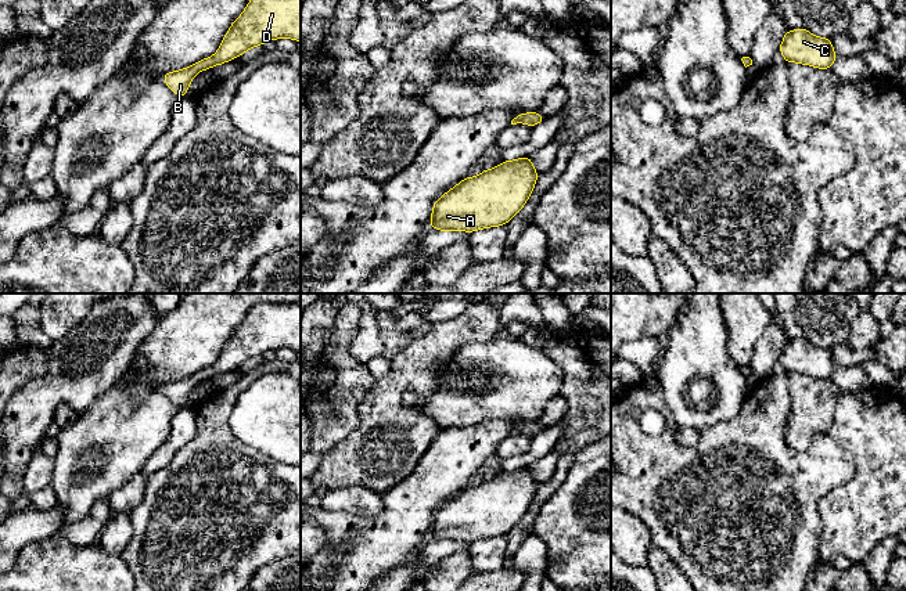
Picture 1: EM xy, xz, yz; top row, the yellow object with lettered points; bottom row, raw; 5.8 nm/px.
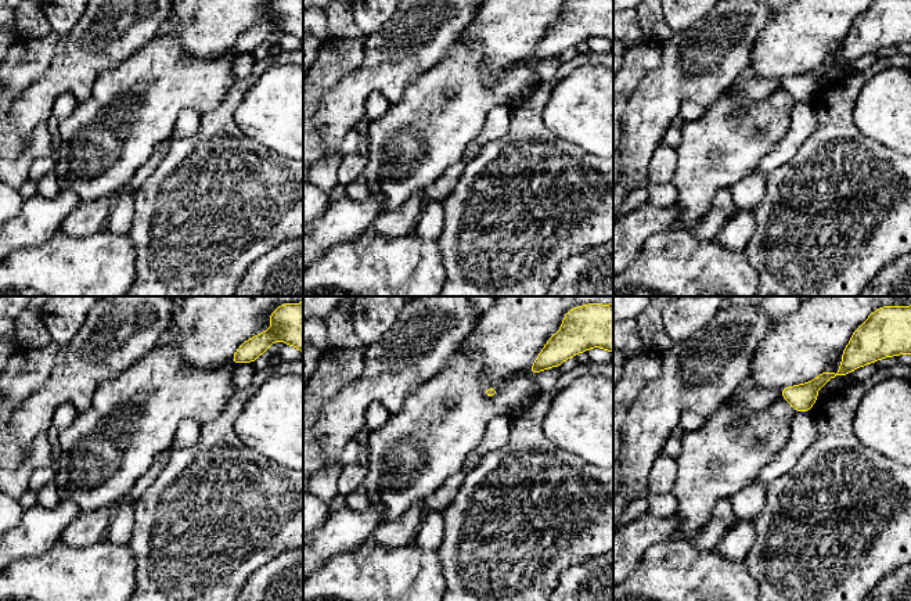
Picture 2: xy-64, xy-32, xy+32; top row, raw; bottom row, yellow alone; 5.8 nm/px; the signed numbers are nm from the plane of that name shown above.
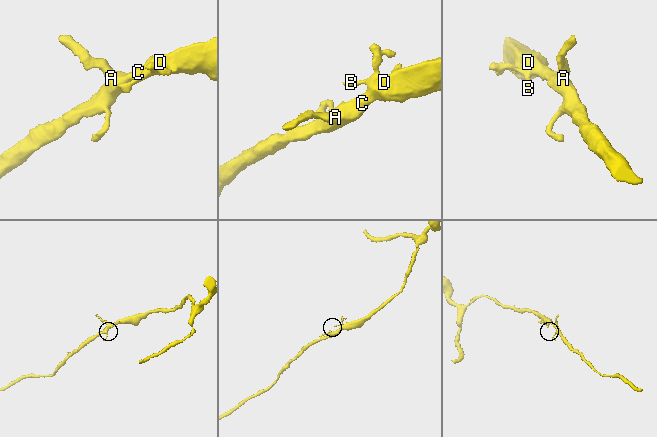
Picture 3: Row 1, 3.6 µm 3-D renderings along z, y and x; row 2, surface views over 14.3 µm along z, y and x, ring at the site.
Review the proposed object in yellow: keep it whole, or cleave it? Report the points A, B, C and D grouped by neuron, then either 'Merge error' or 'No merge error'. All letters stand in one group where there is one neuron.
Groups: A B C D. No merge error

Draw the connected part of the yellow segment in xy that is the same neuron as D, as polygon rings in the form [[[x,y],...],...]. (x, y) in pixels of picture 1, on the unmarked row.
[[[301,302],[255,304],[231,334],[219,360],[212,367],[184,379],[166,382],[163,393],[172,403],[186,407],[188,396],[198,382],[236,370],[249,358],[280,347],[301,352]]]

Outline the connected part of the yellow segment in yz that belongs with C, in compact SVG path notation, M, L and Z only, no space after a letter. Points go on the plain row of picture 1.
M803 338L785 340L779 361L787 374L799 372L819 379L830 379L838 367L830 349L815 346Z

